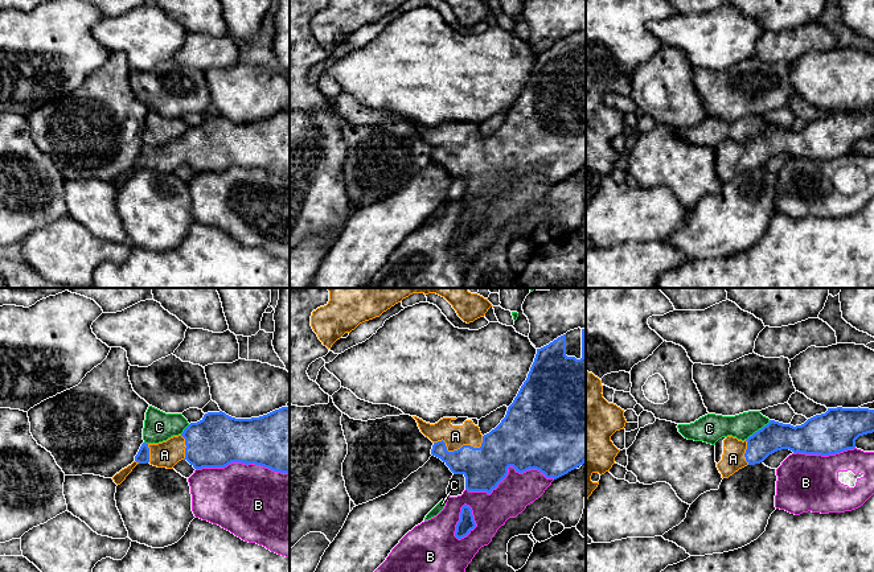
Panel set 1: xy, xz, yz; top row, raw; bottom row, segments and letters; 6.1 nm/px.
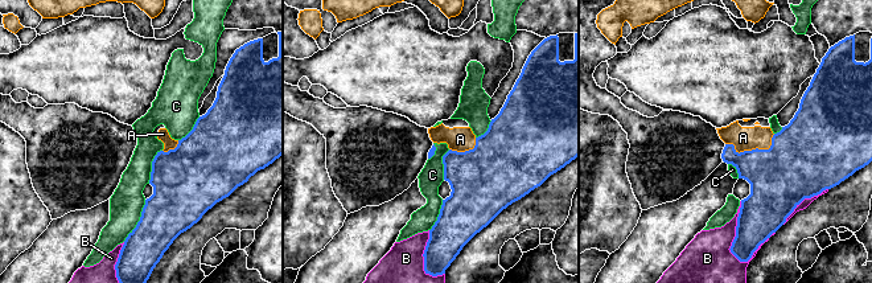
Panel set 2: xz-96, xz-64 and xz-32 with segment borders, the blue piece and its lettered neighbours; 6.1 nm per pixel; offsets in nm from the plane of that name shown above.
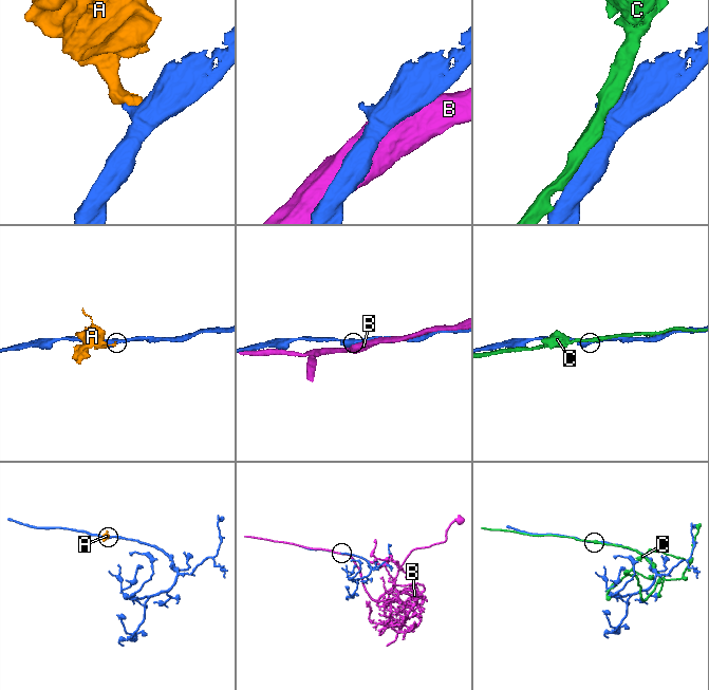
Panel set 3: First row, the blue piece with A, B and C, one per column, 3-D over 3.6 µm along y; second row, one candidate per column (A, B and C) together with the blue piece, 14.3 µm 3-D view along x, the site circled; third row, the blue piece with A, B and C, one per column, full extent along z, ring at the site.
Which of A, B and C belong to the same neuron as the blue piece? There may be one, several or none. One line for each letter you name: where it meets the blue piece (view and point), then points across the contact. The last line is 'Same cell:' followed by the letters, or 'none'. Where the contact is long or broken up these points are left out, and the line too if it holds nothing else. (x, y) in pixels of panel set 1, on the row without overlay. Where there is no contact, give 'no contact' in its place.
A: contact xz (460, 152); way xz (484, 172), (468, 156), (460, 152), (455, 147), (455, 140)
Same cell: A

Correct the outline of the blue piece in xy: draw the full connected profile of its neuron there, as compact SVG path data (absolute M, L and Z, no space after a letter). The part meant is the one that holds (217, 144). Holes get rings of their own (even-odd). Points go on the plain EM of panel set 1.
M290 112L251 123L235 123L222 115L208 116L179 140L159 148L143 147L135 165L112 184L120 189L138 168L173 173L181 164L194 173L242 166L290 177Z

